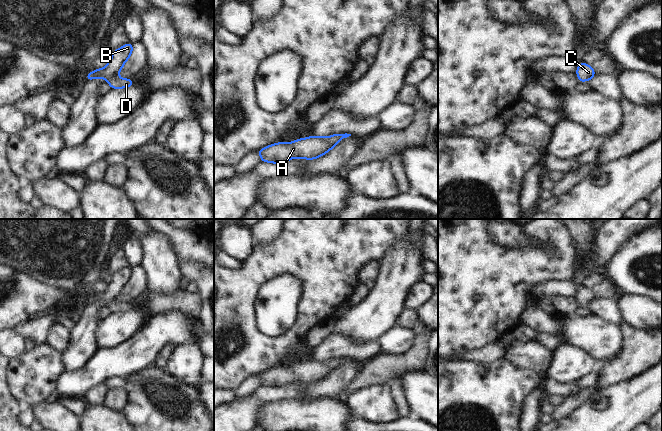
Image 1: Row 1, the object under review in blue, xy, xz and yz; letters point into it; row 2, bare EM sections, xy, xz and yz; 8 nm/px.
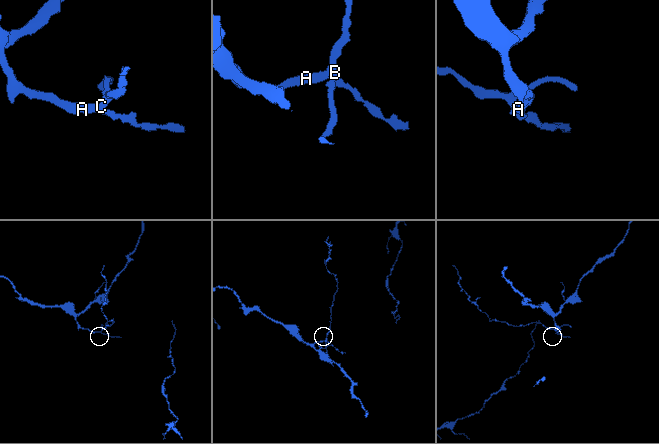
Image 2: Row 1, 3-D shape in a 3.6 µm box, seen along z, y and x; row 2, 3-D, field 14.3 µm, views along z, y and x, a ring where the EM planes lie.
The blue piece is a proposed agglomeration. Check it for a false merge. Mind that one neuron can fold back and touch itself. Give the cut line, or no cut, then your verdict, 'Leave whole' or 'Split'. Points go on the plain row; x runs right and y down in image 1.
No split. Leave whole

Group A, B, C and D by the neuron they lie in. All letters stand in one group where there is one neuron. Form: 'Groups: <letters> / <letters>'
Groups: A B C D

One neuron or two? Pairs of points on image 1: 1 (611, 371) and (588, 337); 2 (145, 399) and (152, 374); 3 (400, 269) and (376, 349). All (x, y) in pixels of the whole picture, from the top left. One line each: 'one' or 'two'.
1: two
2: one
3: two

